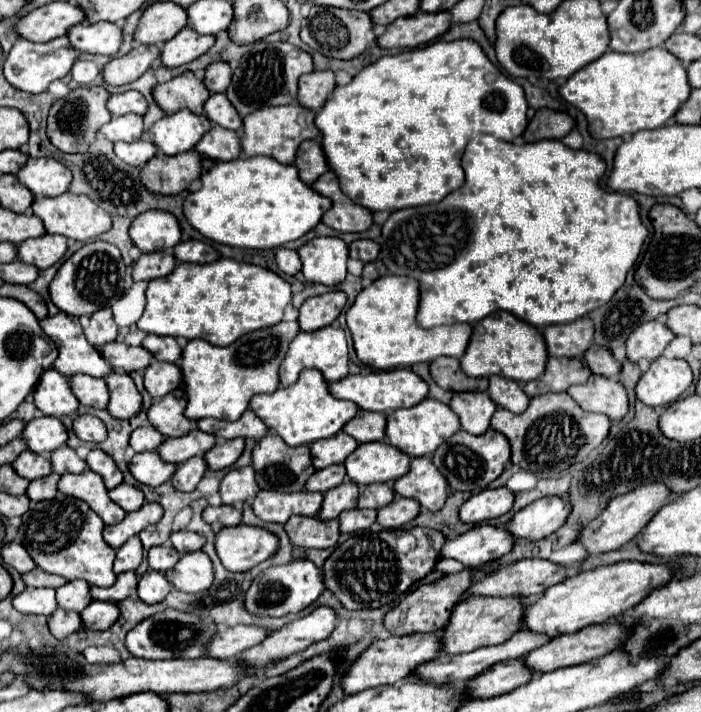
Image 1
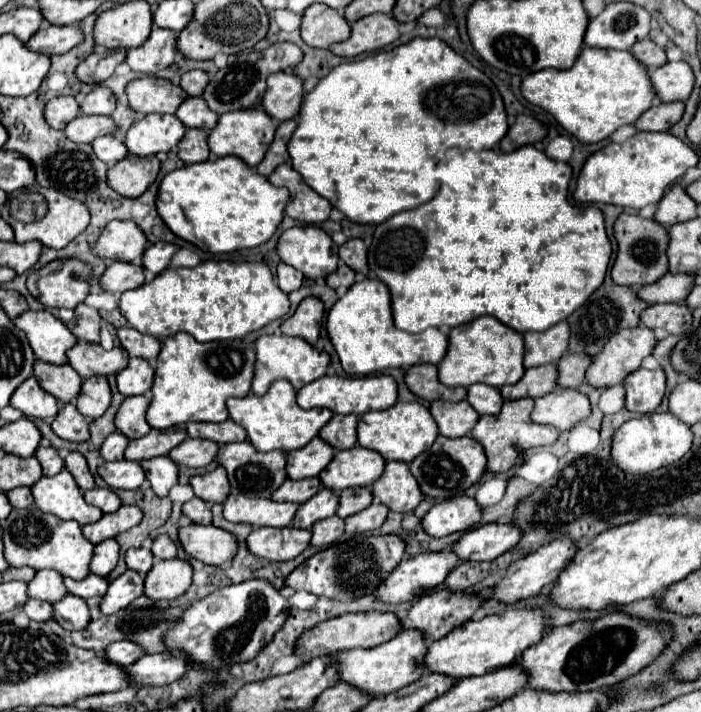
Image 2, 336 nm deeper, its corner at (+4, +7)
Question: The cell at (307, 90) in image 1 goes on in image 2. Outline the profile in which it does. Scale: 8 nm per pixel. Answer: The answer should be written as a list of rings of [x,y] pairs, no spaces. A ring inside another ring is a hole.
[[[286,71],[268,77],[268,89],[262,97],[264,111],[276,121],[294,119],[302,103],[302,81]]]

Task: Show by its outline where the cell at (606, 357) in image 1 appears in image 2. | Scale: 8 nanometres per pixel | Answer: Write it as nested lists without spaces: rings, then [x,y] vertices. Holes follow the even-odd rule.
[[[566,353],[556,363],[558,369],[558,385],[568,389],[578,389],[584,383],[584,375],[588,365],[592,363],[592,357],[584,353]]]

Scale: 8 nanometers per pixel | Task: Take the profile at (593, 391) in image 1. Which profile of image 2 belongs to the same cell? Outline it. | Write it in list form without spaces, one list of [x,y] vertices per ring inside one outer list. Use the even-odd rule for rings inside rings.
[[[556,387],[546,397],[534,401],[532,421],[540,425],[554,425],[558,431],[572,429],[578,421],[590,415],[590,401],[576,389]]]

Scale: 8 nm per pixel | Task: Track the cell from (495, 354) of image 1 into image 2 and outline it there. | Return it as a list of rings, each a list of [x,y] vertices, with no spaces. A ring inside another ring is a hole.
[[[478,317],[448,333],[448,349],[438,365],[438,377],[448,387],[468,387],[474,383],[486,383],[490,387],[514,385],[524,375],[522,357],[524,341],[520,333],[496,321],[496,317]]]

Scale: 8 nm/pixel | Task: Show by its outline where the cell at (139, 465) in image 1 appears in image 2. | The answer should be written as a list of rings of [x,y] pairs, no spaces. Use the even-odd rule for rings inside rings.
[[[116,461],[116,463],[100,463],[98,475],[108,483],[112,489],[138,489],[142,485],[144,471],[136,461]]]

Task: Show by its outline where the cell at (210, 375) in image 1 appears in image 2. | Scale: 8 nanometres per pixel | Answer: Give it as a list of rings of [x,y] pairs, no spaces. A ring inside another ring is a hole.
[[[176,333],[164,341],[150,389],[150,407],[146,411],[146,421],[152,429],[164,431],[190,421],[222,423],[228,419],[226,399],[248,395],[256,361],[254,347],[240,339],[228,341],[224,359],[216,355],[220,347],[220,343],[202,345],[188,333]]]

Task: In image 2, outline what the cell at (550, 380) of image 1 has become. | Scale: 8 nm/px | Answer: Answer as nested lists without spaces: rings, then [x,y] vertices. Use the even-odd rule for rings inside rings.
[[[542,365],[542,367],[526,369],[524,377],[514,385],[502,387],[500,395],[504,401],[522,399],[522,397],[532,397],[532,399],[544,397],[556,387],[556,375],[558,375],[556,365]]]

